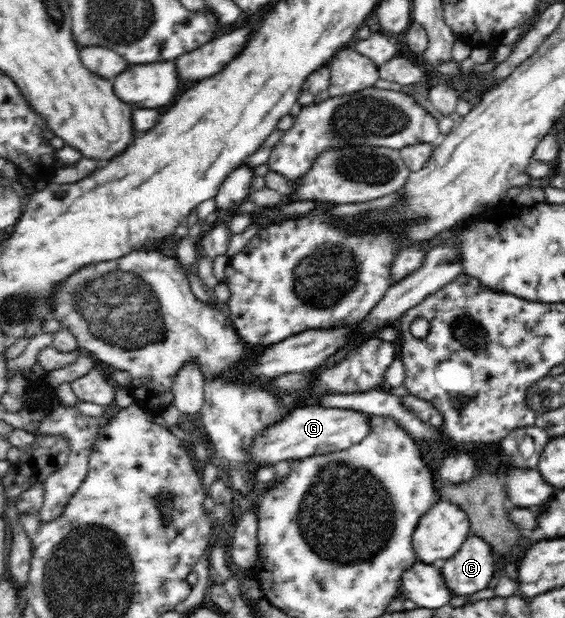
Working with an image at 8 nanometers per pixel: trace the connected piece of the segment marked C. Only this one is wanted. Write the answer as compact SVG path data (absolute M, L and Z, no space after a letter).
M470 534L452 558L441 562L441 571L452 593L460 596L486 590L498 570L493 546Z

